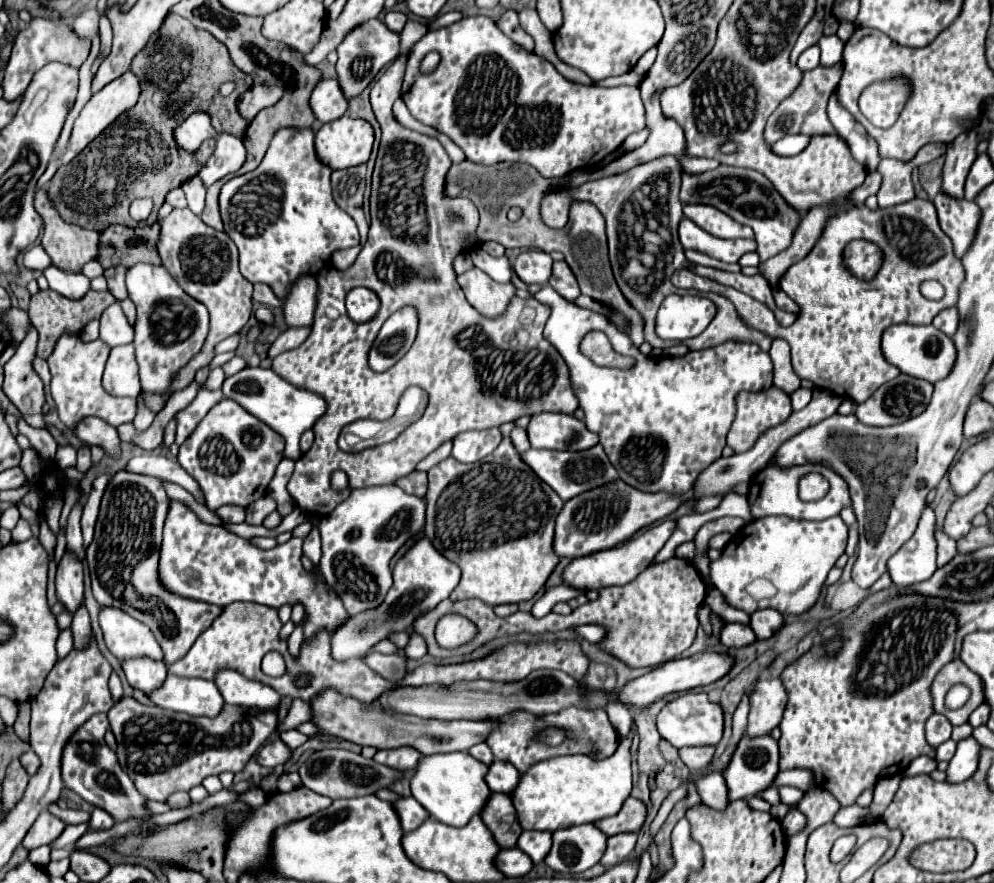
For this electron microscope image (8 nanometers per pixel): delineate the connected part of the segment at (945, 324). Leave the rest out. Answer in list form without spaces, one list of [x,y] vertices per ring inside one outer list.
[[[945,308],[941,310],[935,320],[933,320],[933,326],[941,332],[945,332],[947,336],[953,336],[953,332],[957,332],[957,324],[959,324],[959,316],[957,316],[957,308]]]

